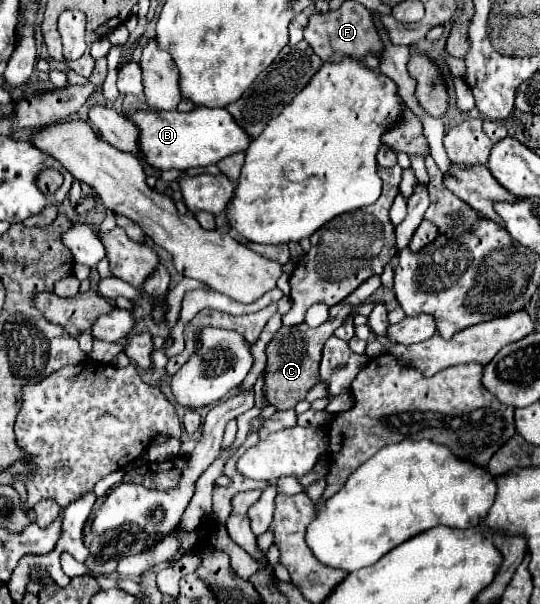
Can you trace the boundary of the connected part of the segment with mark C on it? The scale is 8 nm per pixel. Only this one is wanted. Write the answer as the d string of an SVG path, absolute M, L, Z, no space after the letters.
M371 276L357 288L357 292L351 292L341 304L335 304L329 310L329 318L319 328L309 328L305 322L297 326L281 326L279 332L273 336L273 340L267 344L267 366L265 366L265 382L263 390L267 394L267 402L275 406L277 410L291 410L297 402L305 400L305 394L317 384L319 380L319 362L321 362L321 350L327 342L327 338L333 336L333 332L345 322L345 318L357 308L363 300L367 300L377 288L381 286L381 276Z

